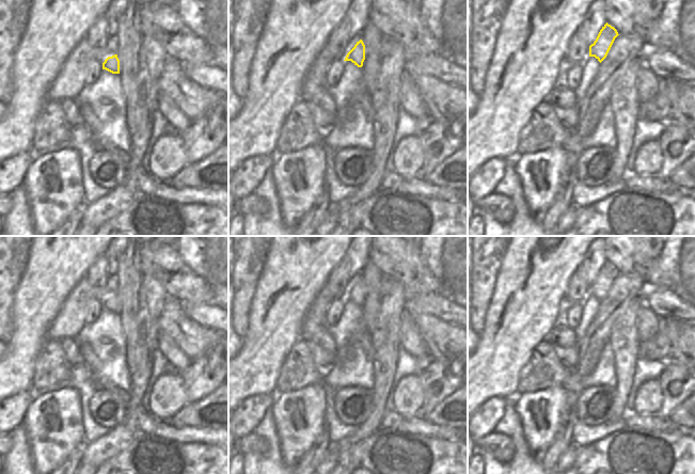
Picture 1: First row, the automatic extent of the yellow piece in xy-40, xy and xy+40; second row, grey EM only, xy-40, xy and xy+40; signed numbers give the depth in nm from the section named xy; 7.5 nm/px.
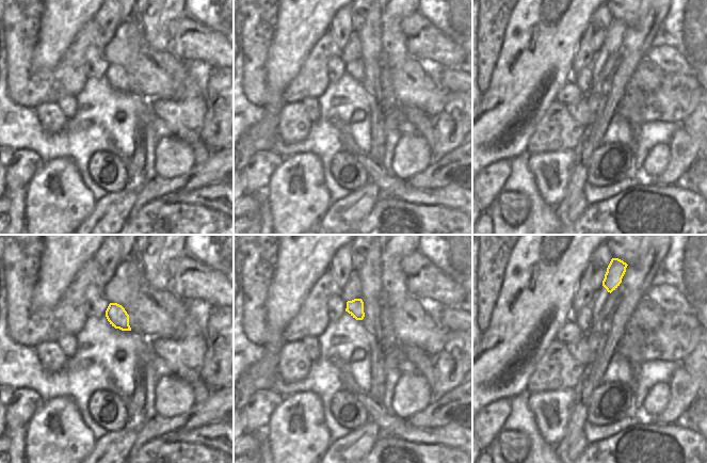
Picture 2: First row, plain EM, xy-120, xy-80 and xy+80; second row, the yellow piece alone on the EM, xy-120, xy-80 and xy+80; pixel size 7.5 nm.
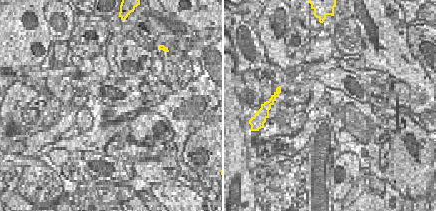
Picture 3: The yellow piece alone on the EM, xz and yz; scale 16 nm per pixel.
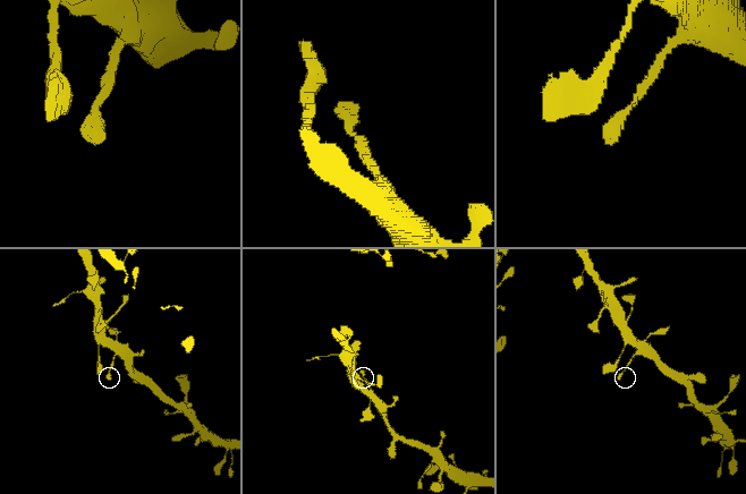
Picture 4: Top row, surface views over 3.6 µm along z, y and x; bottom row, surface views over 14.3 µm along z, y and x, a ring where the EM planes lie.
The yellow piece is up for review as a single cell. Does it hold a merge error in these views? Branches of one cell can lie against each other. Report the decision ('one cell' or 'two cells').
one cell

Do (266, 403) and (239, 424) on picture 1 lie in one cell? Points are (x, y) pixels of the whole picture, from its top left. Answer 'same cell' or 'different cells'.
same cell

